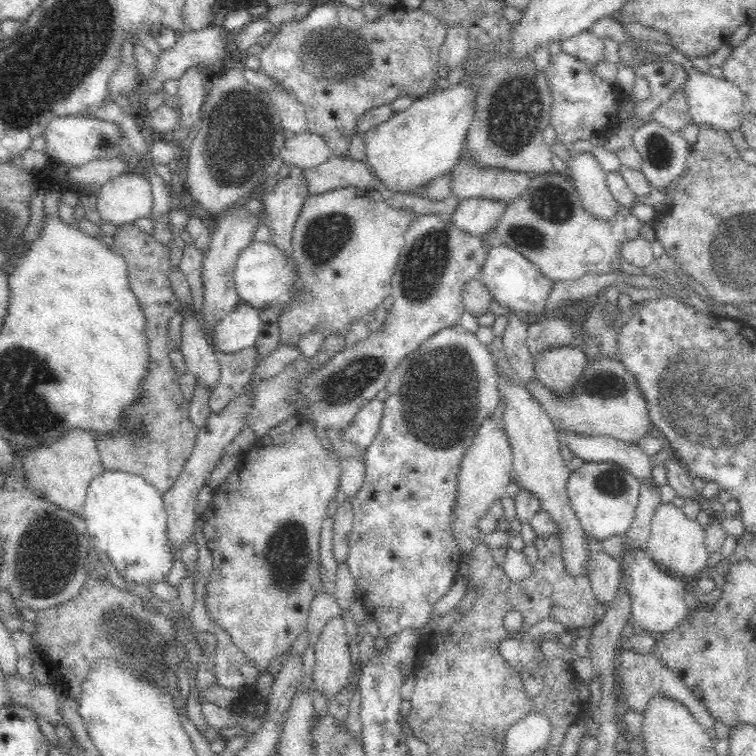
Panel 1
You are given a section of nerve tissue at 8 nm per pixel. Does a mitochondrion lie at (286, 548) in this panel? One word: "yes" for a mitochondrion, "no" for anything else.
yes

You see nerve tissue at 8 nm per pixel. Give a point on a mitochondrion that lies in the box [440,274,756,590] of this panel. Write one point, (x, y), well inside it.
(701, 398)

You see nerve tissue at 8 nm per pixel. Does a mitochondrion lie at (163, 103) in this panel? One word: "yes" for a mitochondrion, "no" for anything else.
no

